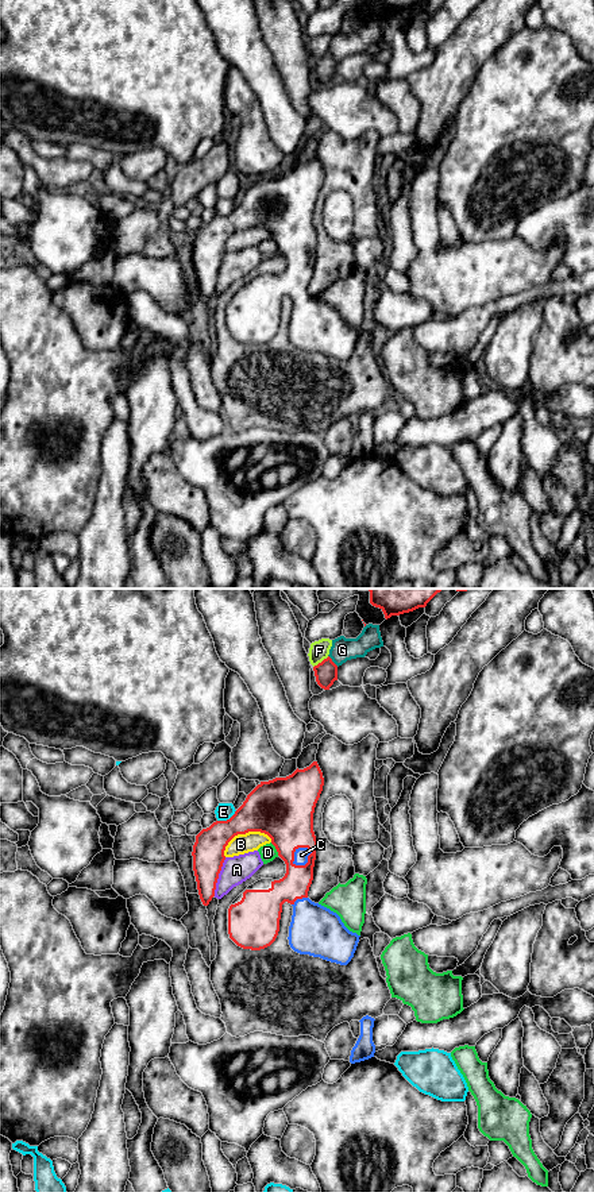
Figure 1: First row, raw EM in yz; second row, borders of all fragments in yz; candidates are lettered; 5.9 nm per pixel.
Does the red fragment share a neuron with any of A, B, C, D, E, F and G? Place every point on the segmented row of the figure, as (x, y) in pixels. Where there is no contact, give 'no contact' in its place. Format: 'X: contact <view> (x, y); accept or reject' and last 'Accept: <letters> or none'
A: contact yz (218, 876); reject
B: contact yz (243, 833); reject
C: contact yz (305, 864); accept
D: contact yz (276, 848); reject
E: contact yz (227, 820); reject
F: contact yz (321, 662); reject
G: contact yz (331, 660); reject
Accept: C

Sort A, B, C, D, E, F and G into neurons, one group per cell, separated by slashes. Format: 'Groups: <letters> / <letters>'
Groups: A / B / C / D / E / F / G

